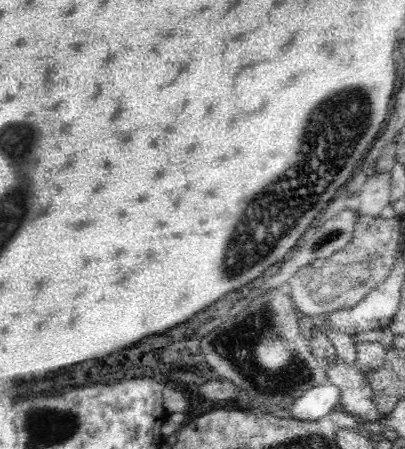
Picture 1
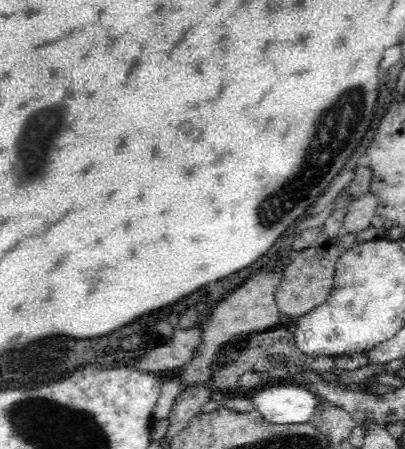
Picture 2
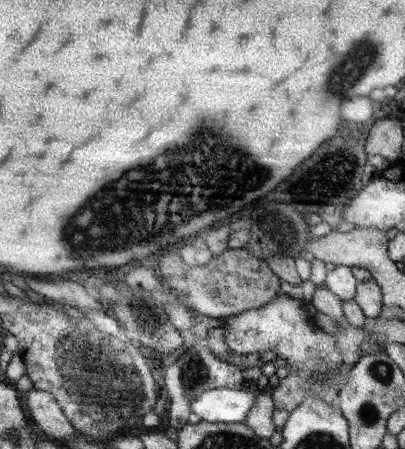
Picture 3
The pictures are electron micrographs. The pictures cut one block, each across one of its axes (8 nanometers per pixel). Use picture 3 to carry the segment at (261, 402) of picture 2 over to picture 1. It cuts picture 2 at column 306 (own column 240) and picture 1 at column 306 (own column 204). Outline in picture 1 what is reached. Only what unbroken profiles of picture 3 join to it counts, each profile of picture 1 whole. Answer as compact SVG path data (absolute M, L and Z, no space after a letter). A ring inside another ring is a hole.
M322 384L312 390L308 390L302 398L296 400L288 408L288 412L302 422L314 422L320 420L336 410L340 410L340 400L342 400L342 390L336 384Z

